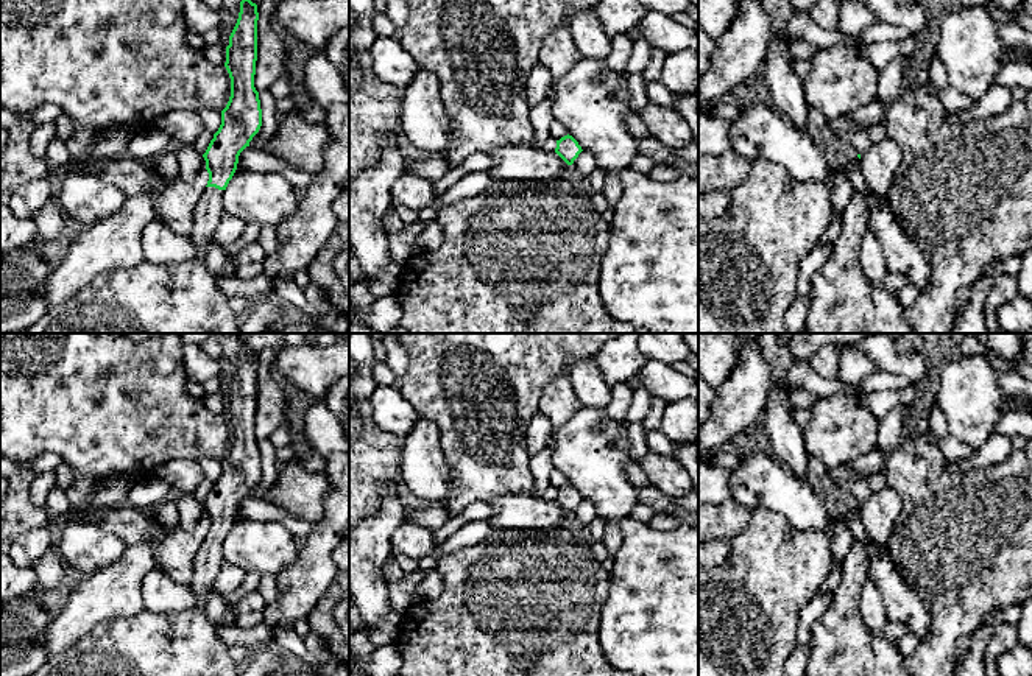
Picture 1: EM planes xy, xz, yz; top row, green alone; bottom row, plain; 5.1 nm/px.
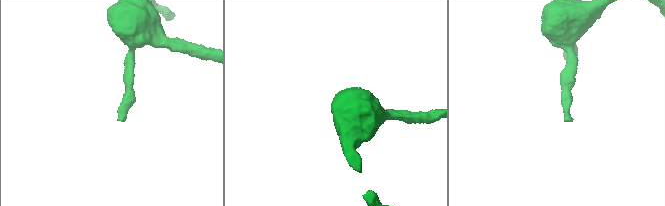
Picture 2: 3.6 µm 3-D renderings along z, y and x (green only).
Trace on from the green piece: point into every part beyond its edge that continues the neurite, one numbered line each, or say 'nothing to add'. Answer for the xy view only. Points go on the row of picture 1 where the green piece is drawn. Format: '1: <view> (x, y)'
1: xy (208, 212)

